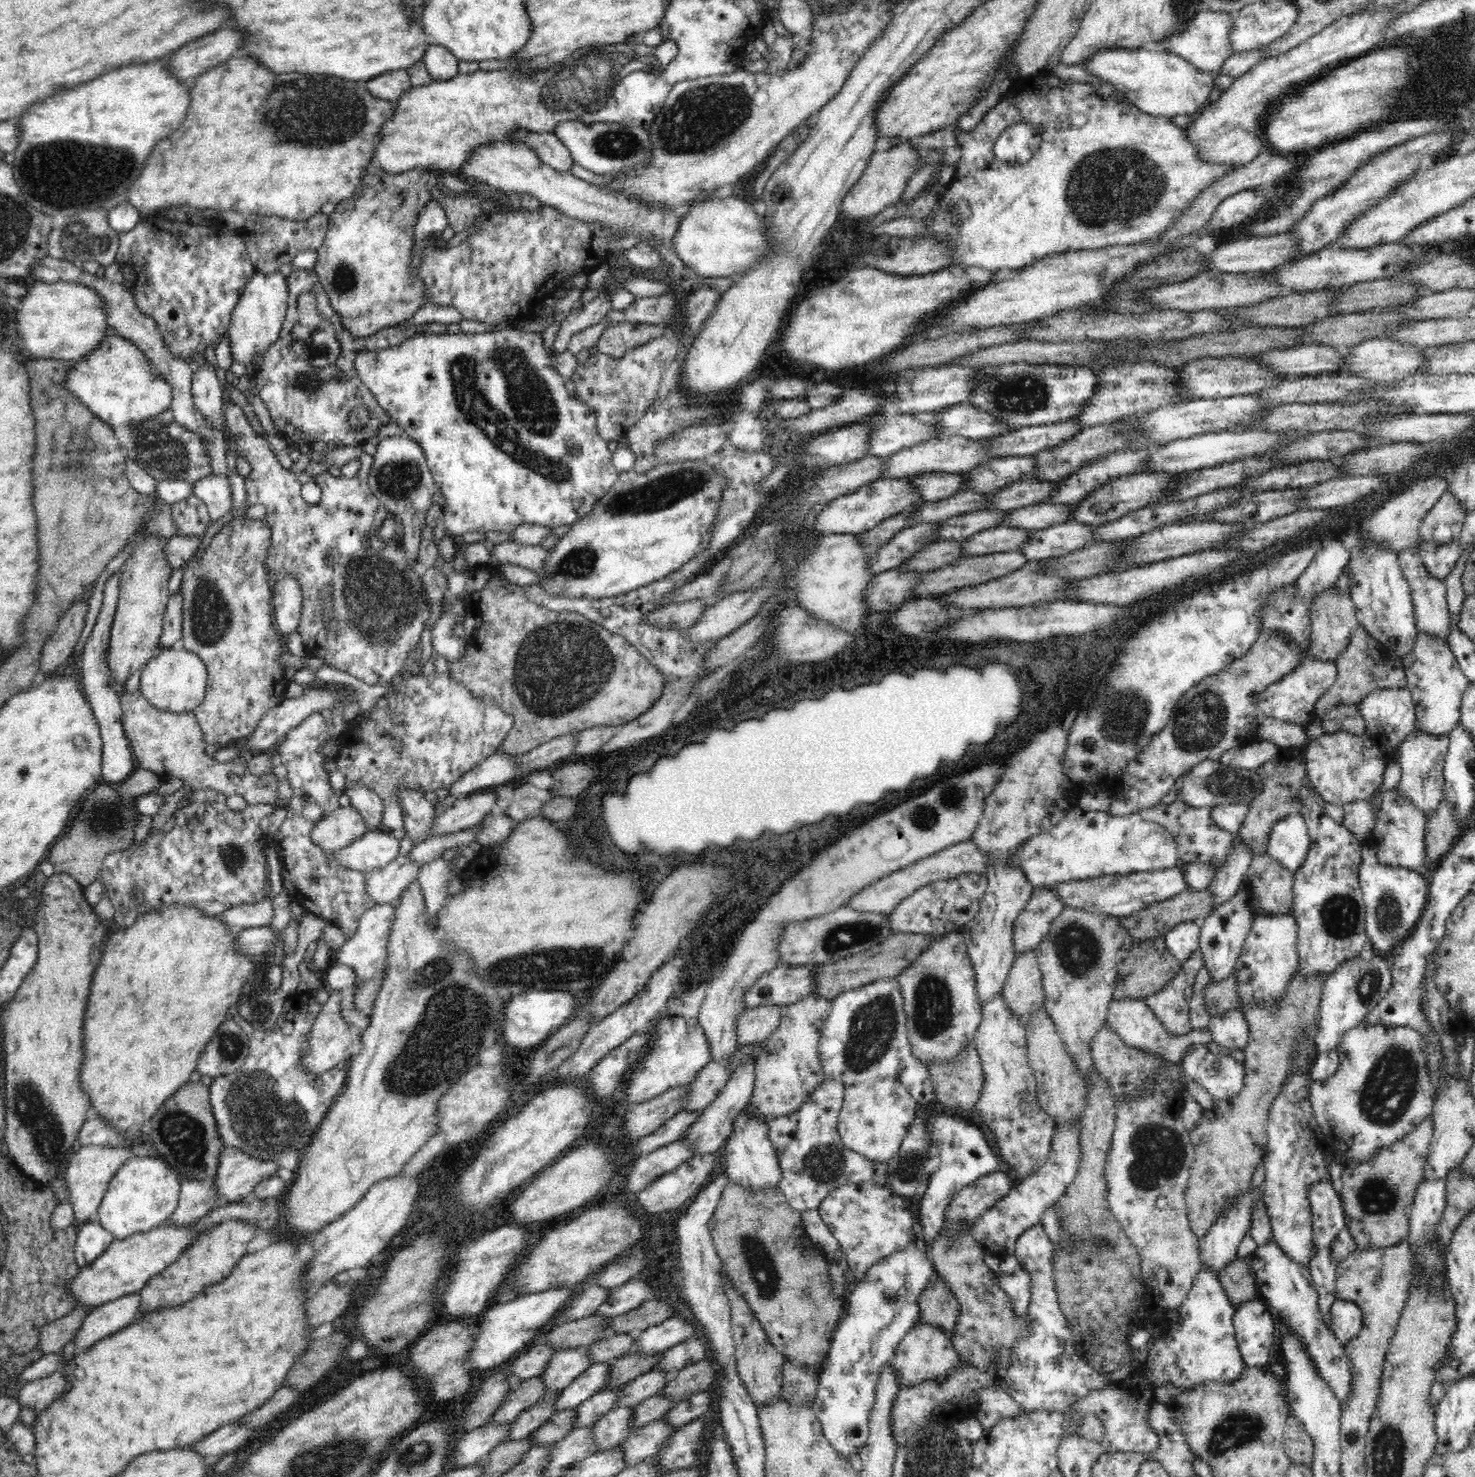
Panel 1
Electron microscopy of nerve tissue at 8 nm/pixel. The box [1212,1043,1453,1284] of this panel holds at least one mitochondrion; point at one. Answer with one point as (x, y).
(1376, 1195)

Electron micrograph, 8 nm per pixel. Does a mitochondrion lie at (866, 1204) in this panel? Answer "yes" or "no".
no

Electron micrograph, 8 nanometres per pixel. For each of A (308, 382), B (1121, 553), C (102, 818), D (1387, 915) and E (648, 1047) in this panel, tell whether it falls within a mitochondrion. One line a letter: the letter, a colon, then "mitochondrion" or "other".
A: mitochondrion
B: other
C: mitochondrion
D: mitochondrion
E: other

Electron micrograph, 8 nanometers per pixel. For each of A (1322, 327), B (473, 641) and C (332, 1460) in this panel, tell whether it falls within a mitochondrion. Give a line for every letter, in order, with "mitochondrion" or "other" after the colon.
A: mitochondrion
B: other
C: mitochondrion

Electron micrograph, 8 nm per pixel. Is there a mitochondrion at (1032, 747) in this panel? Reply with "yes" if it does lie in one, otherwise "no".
no

